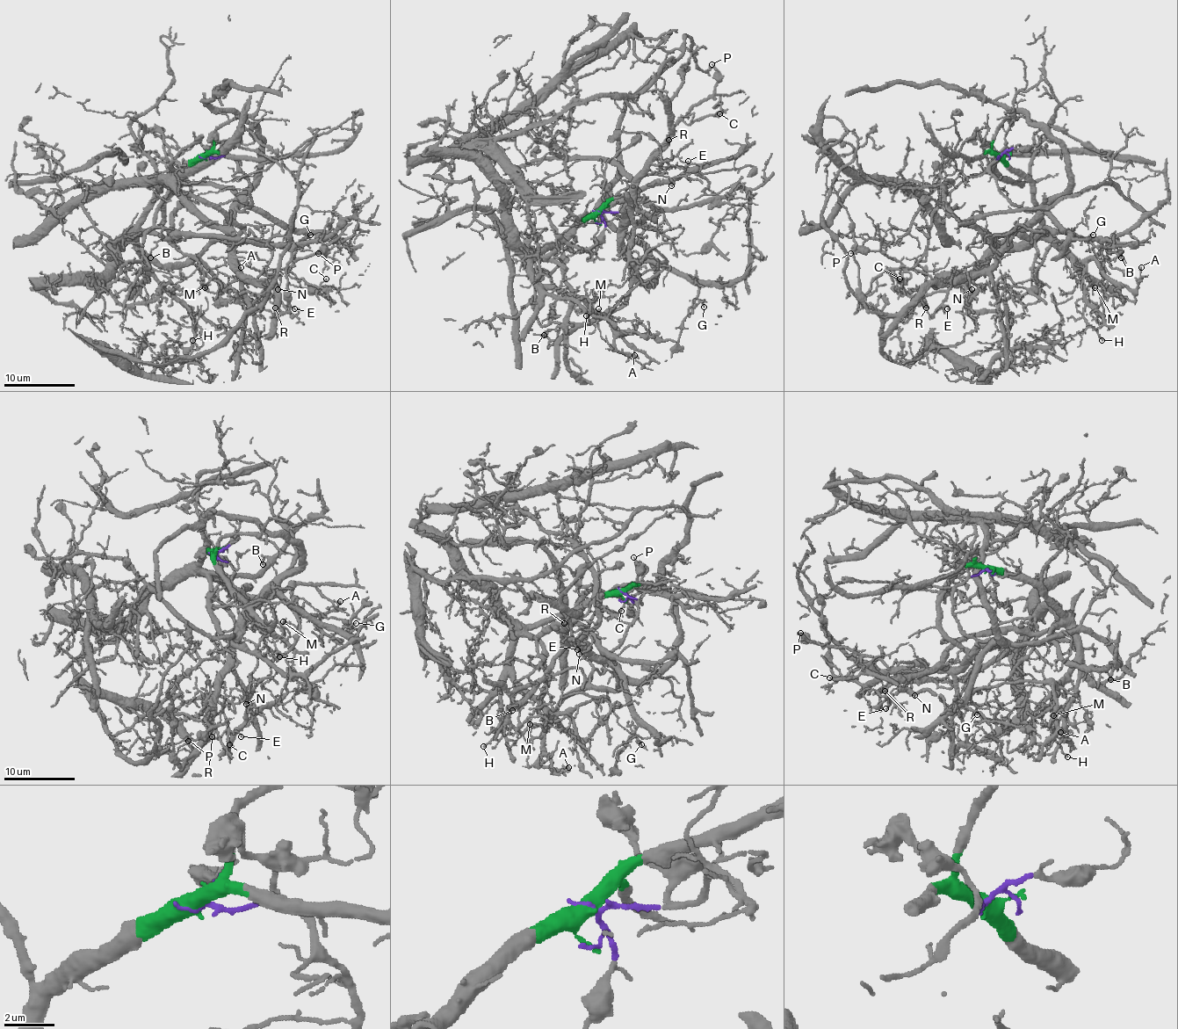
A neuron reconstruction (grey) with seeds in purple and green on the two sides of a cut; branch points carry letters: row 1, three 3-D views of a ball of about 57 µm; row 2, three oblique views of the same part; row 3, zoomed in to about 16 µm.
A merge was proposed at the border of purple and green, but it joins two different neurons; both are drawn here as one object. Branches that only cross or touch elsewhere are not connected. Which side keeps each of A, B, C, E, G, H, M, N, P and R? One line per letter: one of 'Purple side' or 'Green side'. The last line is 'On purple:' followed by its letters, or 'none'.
A: Green side
B: Green side
C: Purple side
E: Purple side
G: Purple side
H: Green side
M: Green side
N: Purple side
P: Purple side
R: Purple side
On purple: C, E, G, N, P, R

